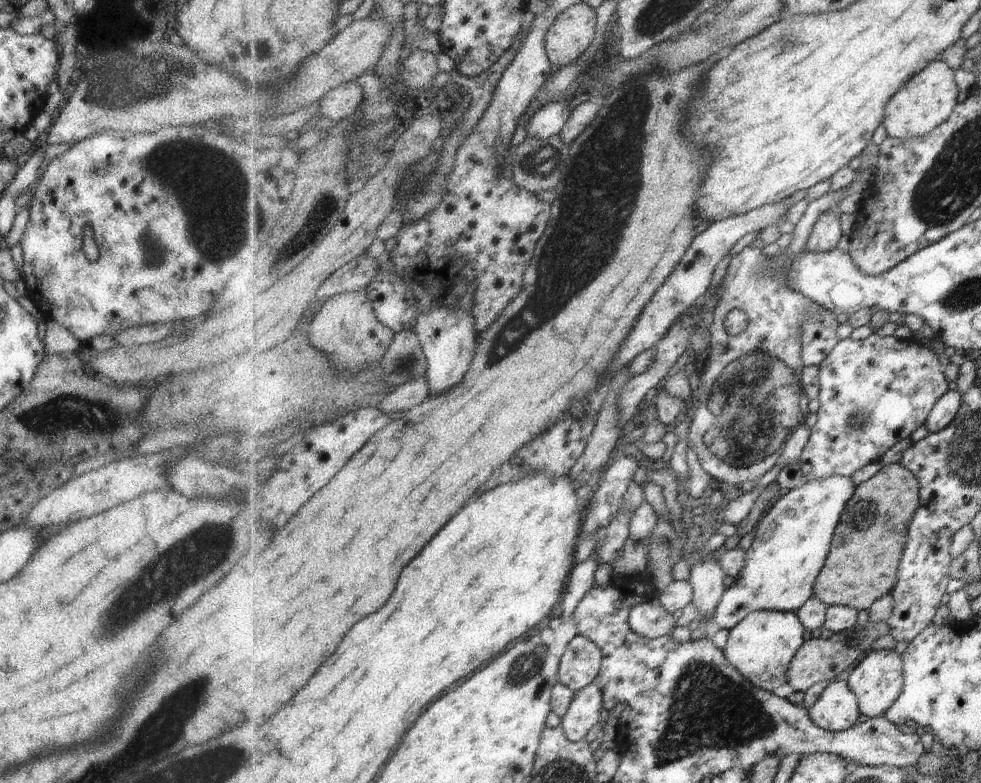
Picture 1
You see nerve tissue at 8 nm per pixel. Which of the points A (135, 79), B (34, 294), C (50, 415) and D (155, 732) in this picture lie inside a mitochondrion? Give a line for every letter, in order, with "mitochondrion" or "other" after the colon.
A: mitochondrion
B: other
C: mitochondrion
D: mitochondrion

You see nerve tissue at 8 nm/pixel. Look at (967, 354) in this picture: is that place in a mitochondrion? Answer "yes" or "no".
no

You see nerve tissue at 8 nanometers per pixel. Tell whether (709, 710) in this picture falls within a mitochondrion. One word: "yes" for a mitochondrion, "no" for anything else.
yes

